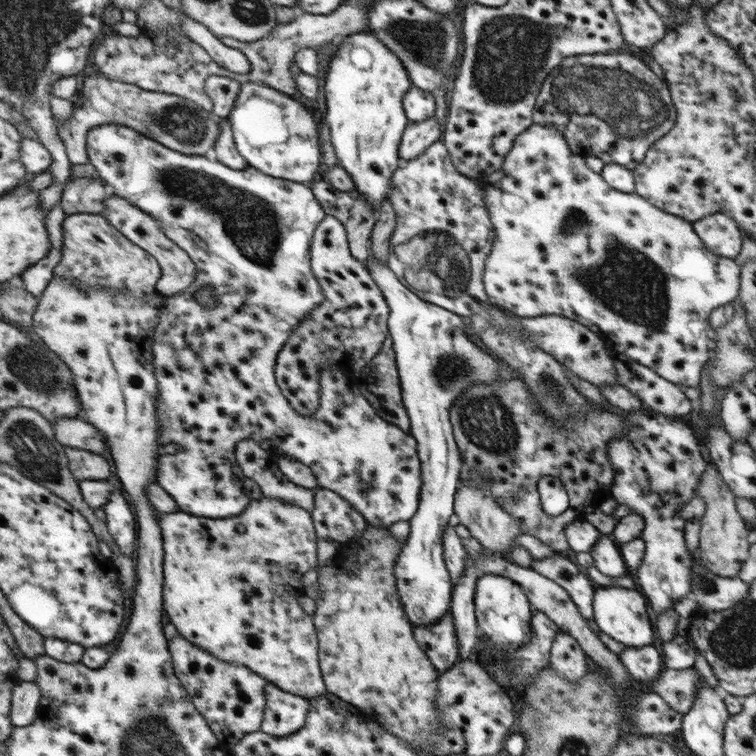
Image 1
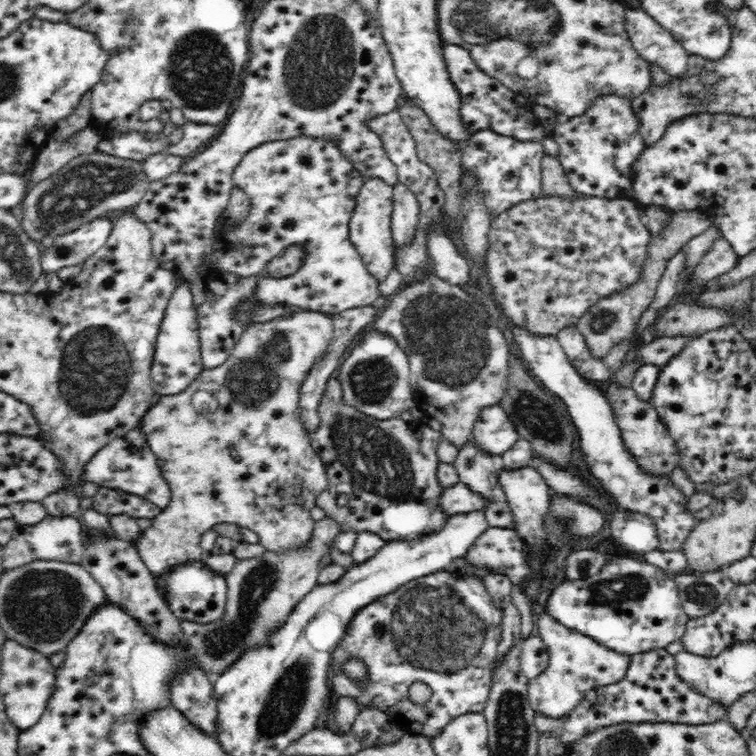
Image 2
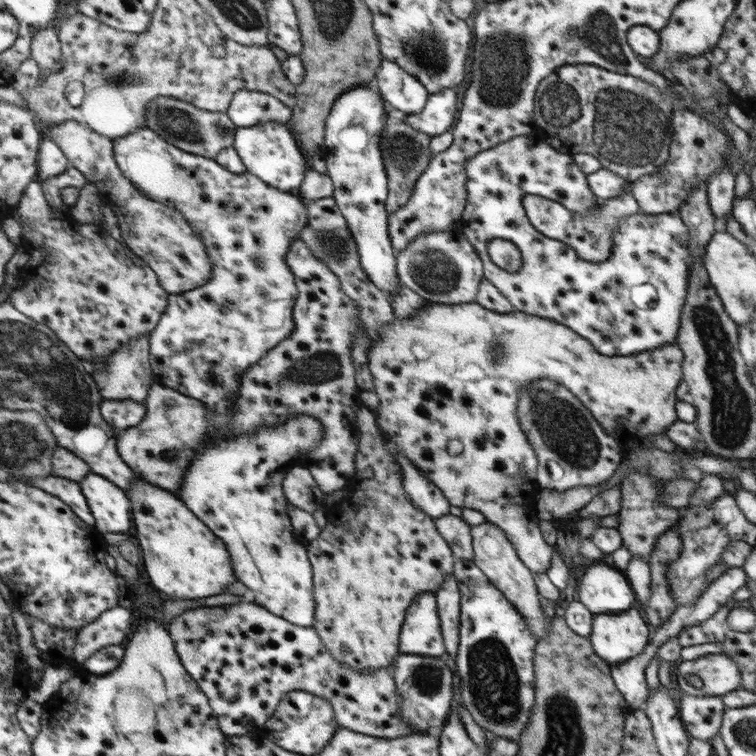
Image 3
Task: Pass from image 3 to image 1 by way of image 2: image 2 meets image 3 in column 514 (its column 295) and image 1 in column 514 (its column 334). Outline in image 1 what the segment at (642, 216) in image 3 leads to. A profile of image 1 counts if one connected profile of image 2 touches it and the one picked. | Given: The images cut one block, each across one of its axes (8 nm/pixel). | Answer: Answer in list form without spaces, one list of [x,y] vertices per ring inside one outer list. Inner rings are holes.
[[[533,123],[528,130],[518,136],[501,170],[487,178],[490,192],[487,191],[486,205],[495,226],[495,242],[490,254],[490,264],[486,264],[486,292],[489,293],[490,300],[494,301],[497,308],[508,310],[521,318],[558,315],[578,321],[591,331],[596,331],[606,341],[608,348],[612,347],[618,354],[626,354],[634,362],[654,369],[654,372],[665,380],[672,381],[673,384],[683,388],[698,387],[701,384],[702,368],[708,362],[710,346],[706,346],[706,338],[694,336],[694,330],[712,330],[710,320],[715,308],[728,303],[732,304],[733,300],[740,296],[741,267],[734,260],[710,252],[689,221],[658,208],[637,192],[625,193],[610,186],[605,177],[596,174],[596,171],[589,167],[585,157],[571,150],[562,134],[563,132],[555,124]]]

